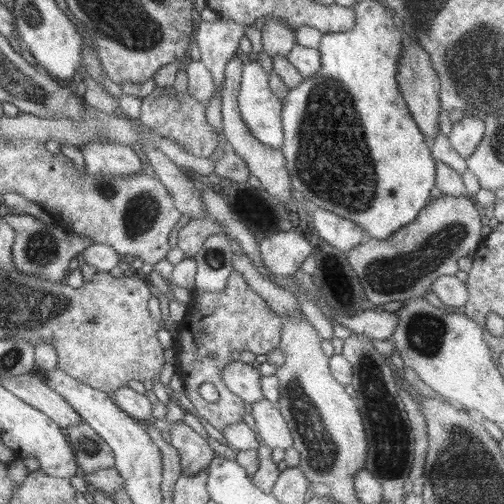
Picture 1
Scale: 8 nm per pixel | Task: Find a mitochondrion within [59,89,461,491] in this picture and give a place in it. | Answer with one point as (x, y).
(382, 414)

